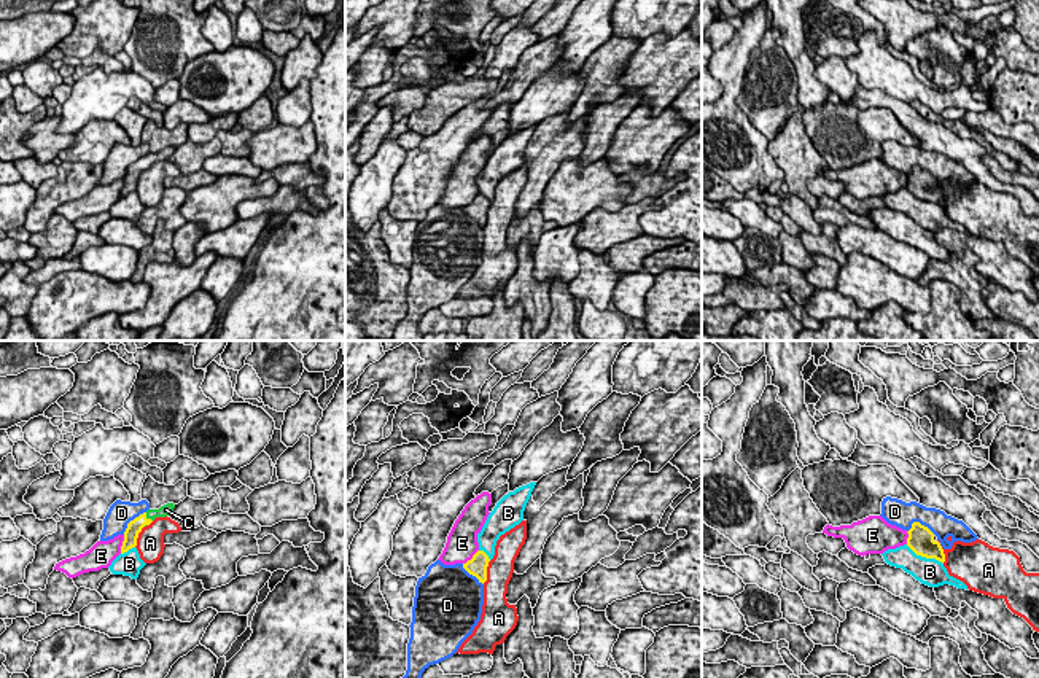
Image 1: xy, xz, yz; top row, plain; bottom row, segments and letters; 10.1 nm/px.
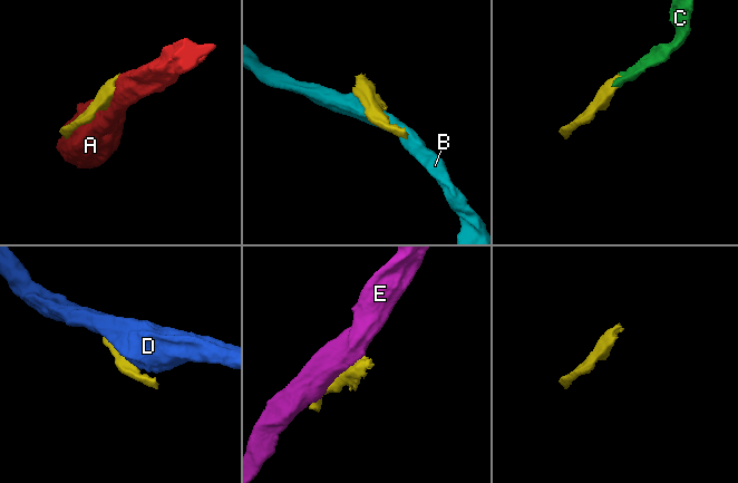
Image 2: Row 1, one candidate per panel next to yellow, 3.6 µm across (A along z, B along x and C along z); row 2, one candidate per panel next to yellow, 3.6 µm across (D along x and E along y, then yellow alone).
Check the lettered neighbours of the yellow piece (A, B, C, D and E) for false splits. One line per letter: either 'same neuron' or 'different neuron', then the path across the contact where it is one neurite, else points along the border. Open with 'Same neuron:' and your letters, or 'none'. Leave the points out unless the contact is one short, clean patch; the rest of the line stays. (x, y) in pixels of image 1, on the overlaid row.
Same neuron: C
A: different neuron
B: different neuron
C: same neuron | across xy (134, 527), (148, 519), (155, 513), (166, 510)
D: different neuron
E: different neuron

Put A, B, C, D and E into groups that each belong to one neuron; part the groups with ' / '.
A / B / C / D / E

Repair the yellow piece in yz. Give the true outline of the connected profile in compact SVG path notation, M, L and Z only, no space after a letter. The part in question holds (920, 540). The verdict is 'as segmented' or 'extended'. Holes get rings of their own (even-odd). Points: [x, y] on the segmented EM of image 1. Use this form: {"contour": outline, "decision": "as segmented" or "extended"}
{"contour": "M913 522L912 528L907 532L907 546L921 557L936 559L939 562L945 562L945 554L939 541L934 540L934 533L921 525L920 522Z", "decision": "as segmented"}

